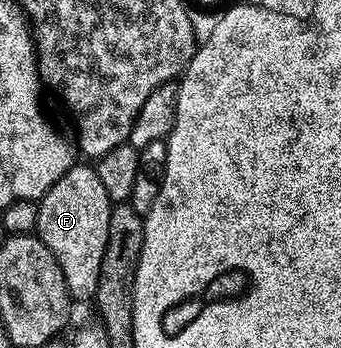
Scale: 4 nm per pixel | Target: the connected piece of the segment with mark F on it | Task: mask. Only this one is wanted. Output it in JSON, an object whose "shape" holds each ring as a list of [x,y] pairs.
{"shape":[[[74,165],[67,169],[63,177],[39,201],[41,222],[35,232],[38,239],[51,249],[55,261],[59,261],[59,269],[63,269],[63,281],[69,290],[70,300],[78,303],[89,303],[97,293],[97,271],[103,265],[105,252],[105,232],[109,230],[113,207],[105,197],[103,185],[97,183],[97,172],[92,166]]]}

